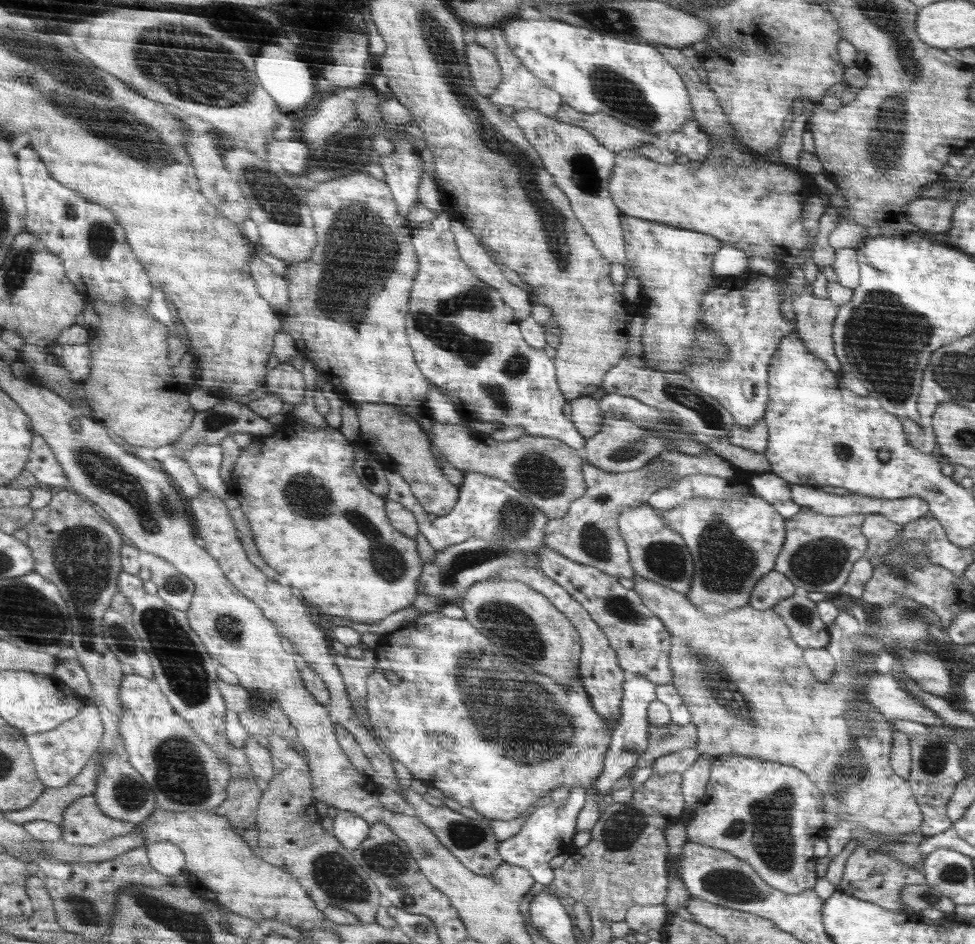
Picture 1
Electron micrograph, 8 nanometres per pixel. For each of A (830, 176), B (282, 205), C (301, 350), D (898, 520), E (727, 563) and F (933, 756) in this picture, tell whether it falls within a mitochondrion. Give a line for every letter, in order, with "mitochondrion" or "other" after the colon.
A: other
B: mitochondrion
C: other
D: other
E: mitochondrion
F: mitochondrion

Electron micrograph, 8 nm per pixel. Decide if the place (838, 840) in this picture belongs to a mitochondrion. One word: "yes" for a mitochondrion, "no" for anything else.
no

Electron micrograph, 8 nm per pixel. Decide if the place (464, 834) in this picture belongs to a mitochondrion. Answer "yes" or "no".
yes

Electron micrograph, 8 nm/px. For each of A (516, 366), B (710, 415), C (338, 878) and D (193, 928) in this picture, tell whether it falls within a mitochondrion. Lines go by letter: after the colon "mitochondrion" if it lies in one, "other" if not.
A: mitochondrion
B: mitochondrion
C: mitochondrion
D: mitochondrion

